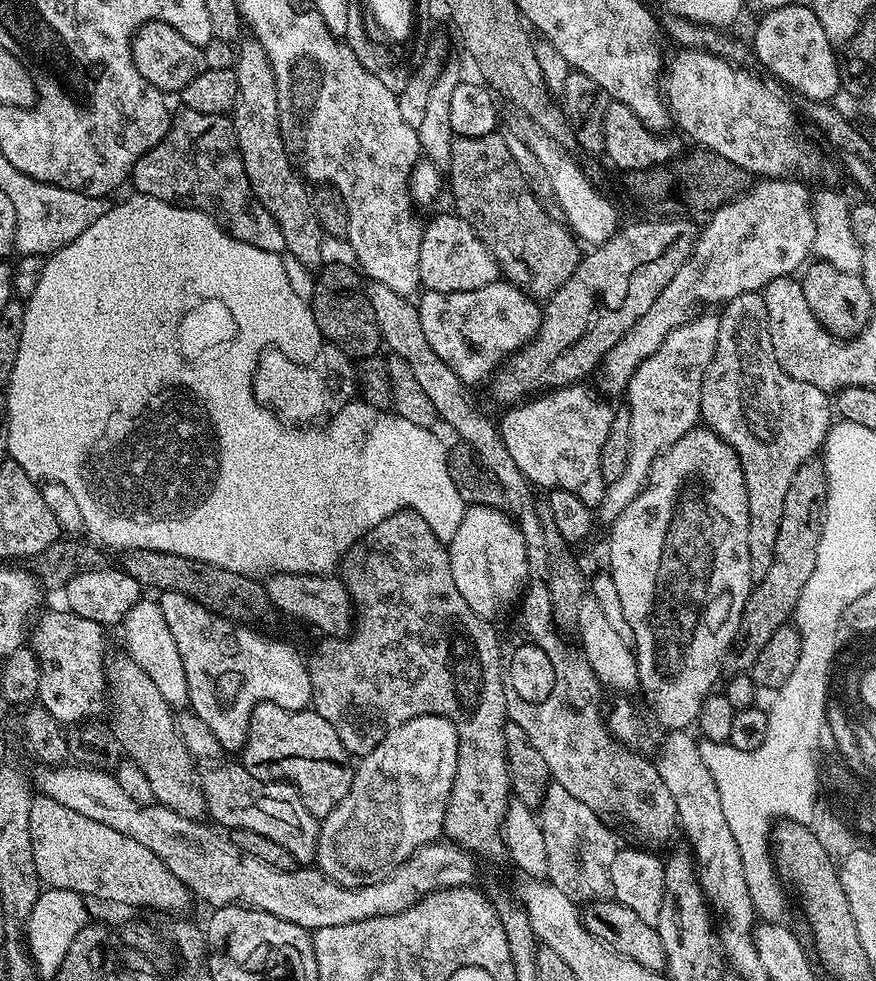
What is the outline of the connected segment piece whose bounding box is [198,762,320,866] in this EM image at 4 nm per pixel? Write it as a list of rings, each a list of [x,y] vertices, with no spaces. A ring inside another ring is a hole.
[[[243,763],[223,764],[205,767],[208,769],[205,772],[203,769],[198,776],[200,789],[204,791],[206,798],[207,815],[213,816],[217,820],[215,823],[224,830],[238,828],[254,830],[254,834],[262,834],[264,838],[278,842],[278,846],[286,846],[286,850],[290,850],[290,854],[296,859],[297,865],[311,865],[316,859],[316,847],[320,841],[320,824],[317,817],[313,816],[311,810],[304,805],[302,798],[296,793],[296,789],[283,782],[269,782],[254,778],[254,774],[250,774],[250,770],[245,768]]]

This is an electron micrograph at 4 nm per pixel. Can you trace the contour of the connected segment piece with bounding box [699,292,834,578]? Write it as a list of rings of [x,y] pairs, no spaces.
[[[760,292],[738,294],[723,305],[719,313],[718,342],[714,358],[705,370],[701,386],[700,417],[705,425],[731,448],[740,463],[744,475],[744,488],[748,492],[748,554],[753,577],[766,574],[776,550],[776,535],[782,518],[782,502],[786,502],[786,490],[795,478],[797,470],[821,451],[828,436],[834,412],[830,407],[829,393],[818,390],[806,382],[790,378],[776,364],[768,341],[768,315],[764,297]]]

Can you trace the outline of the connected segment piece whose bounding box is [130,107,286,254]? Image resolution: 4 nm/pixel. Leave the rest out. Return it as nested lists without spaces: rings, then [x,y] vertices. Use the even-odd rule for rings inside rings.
[[[181,107],[175,113],[168,133],[132,168],[130,184],[142,196],[153,196],[167,204],[177,204],[180,208],[193,208],[196,212],[204,212],[219,228],[224,229],[229,236],[246,242],[258,250],[283,253],[286,249],[286,238],[282,238],[282,230],[278,222],[258,202],[252,189],[250,178],[246,174],[244,159],[240,153],[240,142],[236,136],[236,127],[227,115],[202,114],[193,108]]]

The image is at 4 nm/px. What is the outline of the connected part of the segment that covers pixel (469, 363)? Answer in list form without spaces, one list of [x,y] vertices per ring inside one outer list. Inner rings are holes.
[[[497,282],[490,286],[482,286],[478,290],[465,292],[428,290],[419,297],[418,307],[422,334],[426,334],[426,342],[430,342],[434,354],[438,354],[438,358],[442,358],[442,362],[446,362],[446,366],[450,366],[467,386],[475,386],[479,380],[487,381],[511,353],[517,352],[528,341],[533,340],[540,328],[542,315],[541,305],[533,297],[527,296],[525,292],[507,282]]]

